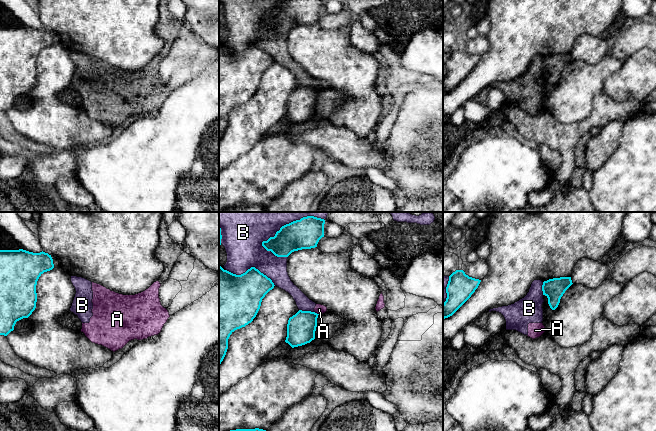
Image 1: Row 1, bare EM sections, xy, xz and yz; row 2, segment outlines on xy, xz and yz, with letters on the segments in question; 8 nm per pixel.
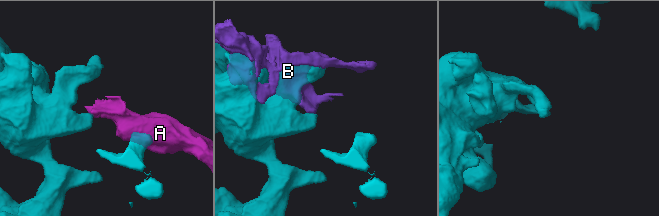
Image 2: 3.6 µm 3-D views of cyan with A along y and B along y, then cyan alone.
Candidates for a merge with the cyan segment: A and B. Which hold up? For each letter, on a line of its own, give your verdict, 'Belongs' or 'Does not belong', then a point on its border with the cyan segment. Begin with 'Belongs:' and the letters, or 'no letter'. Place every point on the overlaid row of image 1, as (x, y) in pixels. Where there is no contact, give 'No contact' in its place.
Belongs: no letter
A: Does not belong. Touches cyan at xz (316, 313)
B: Does not belong. Touches cyan at xz (291, 222)

